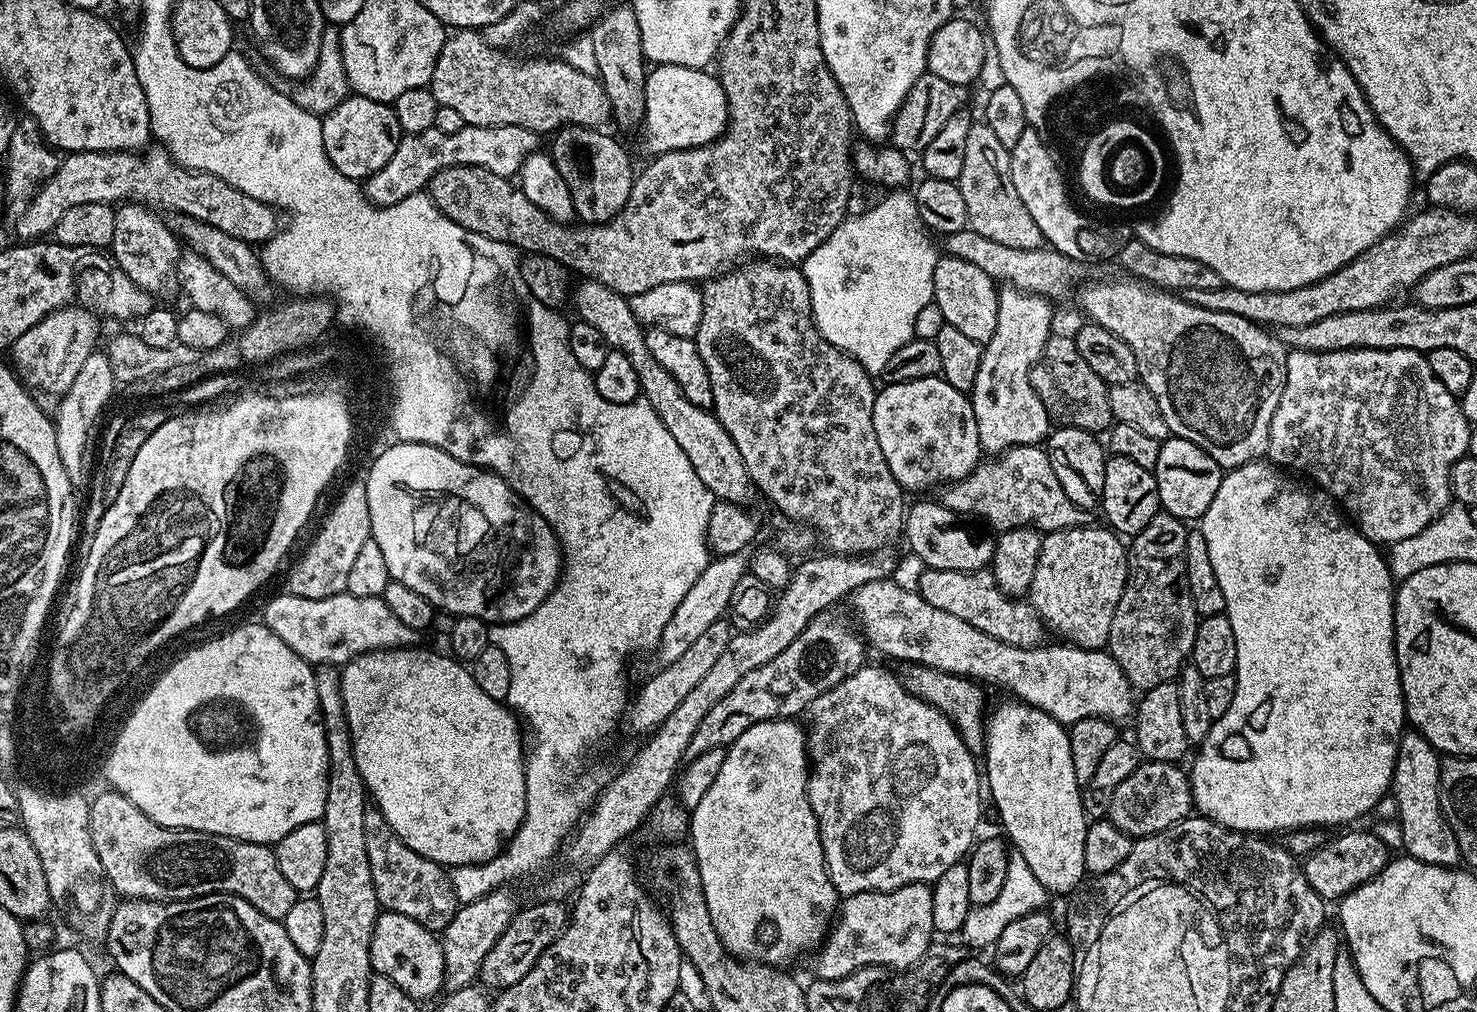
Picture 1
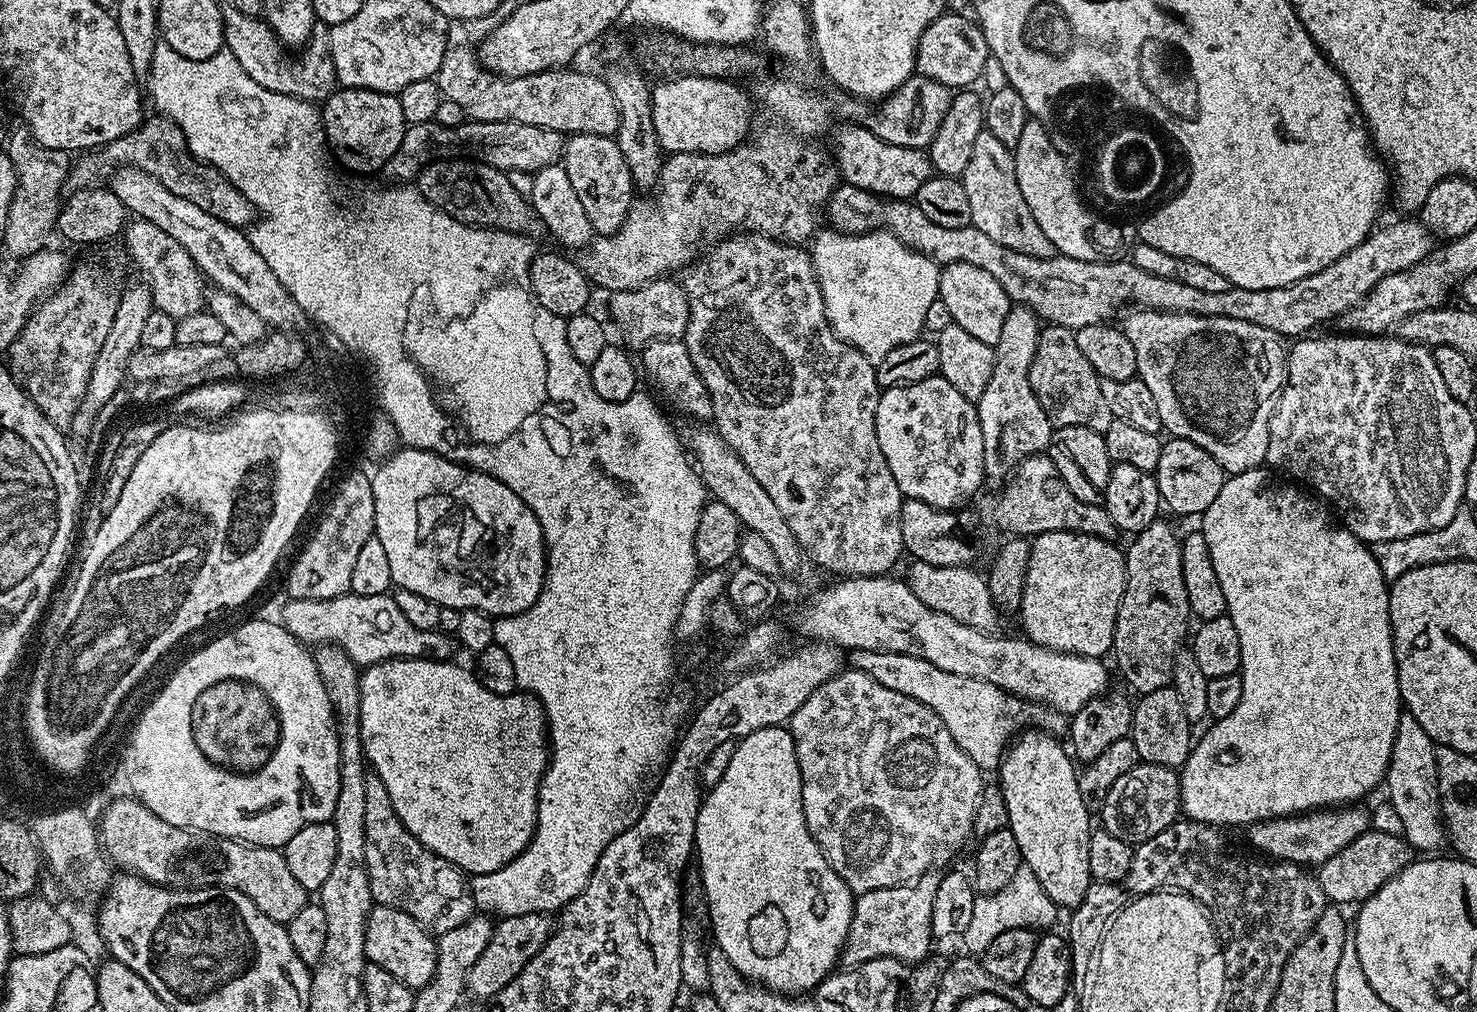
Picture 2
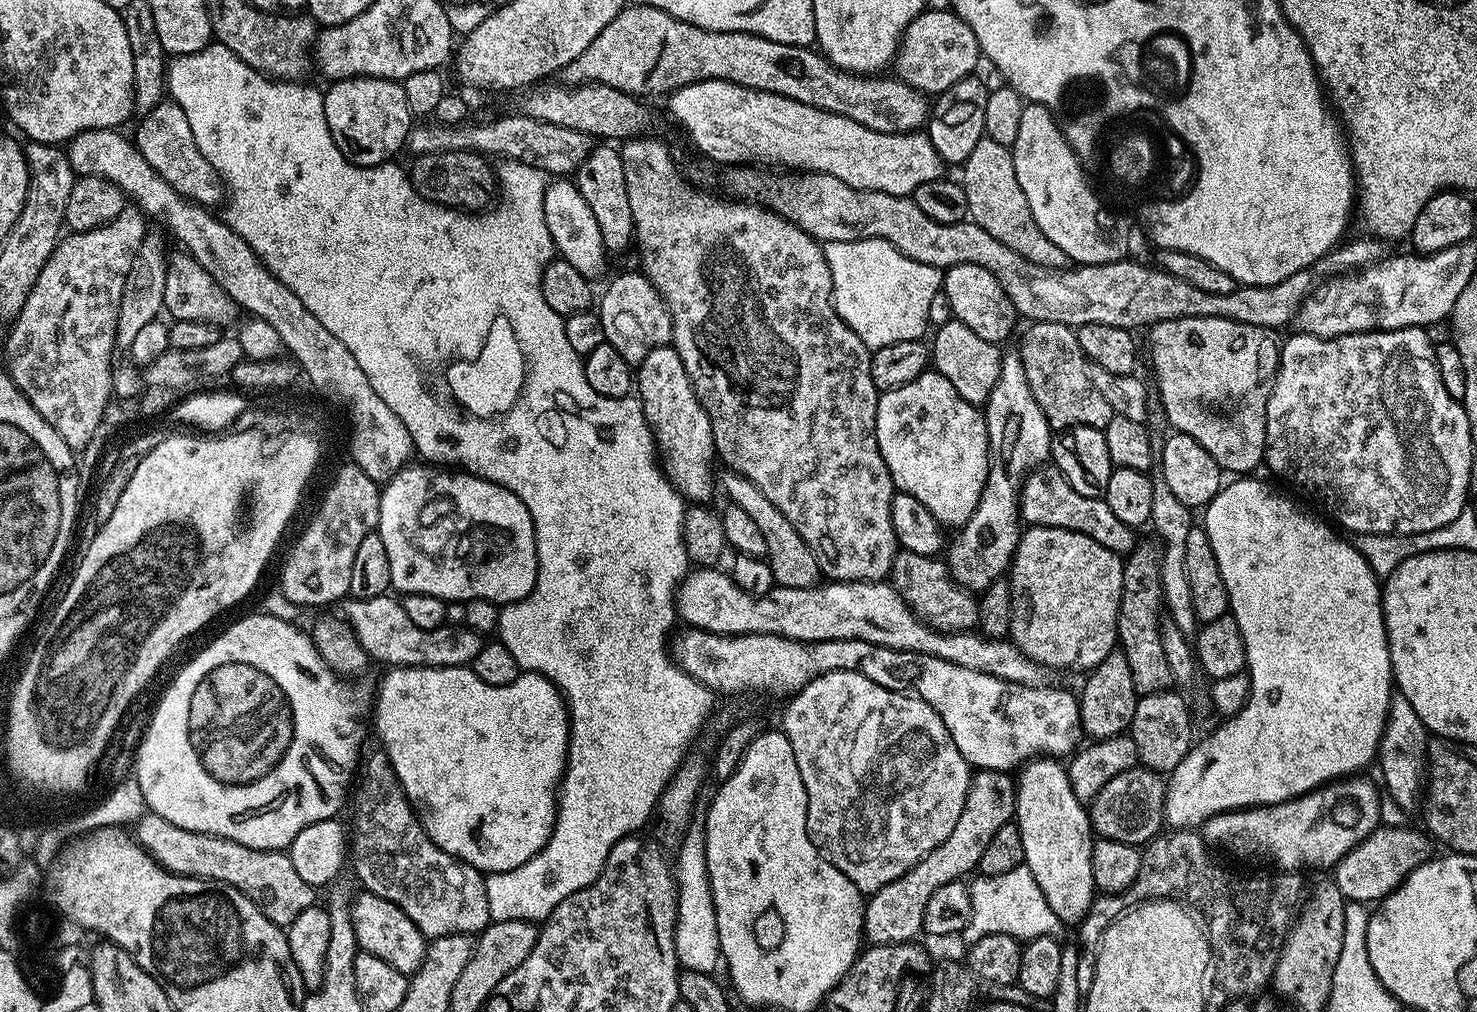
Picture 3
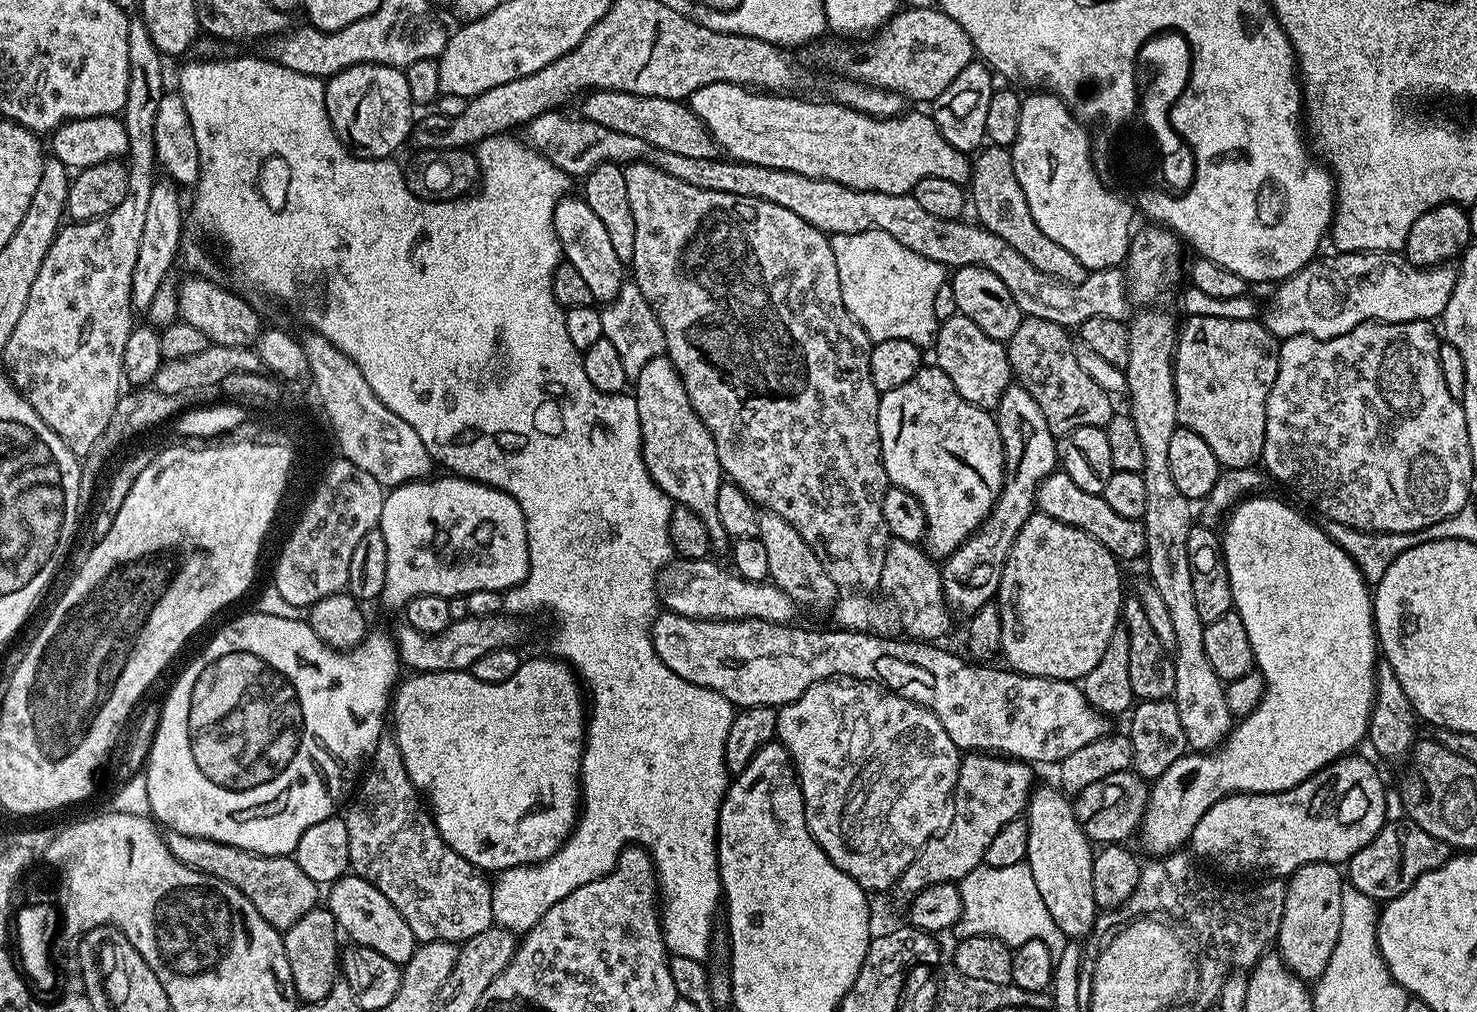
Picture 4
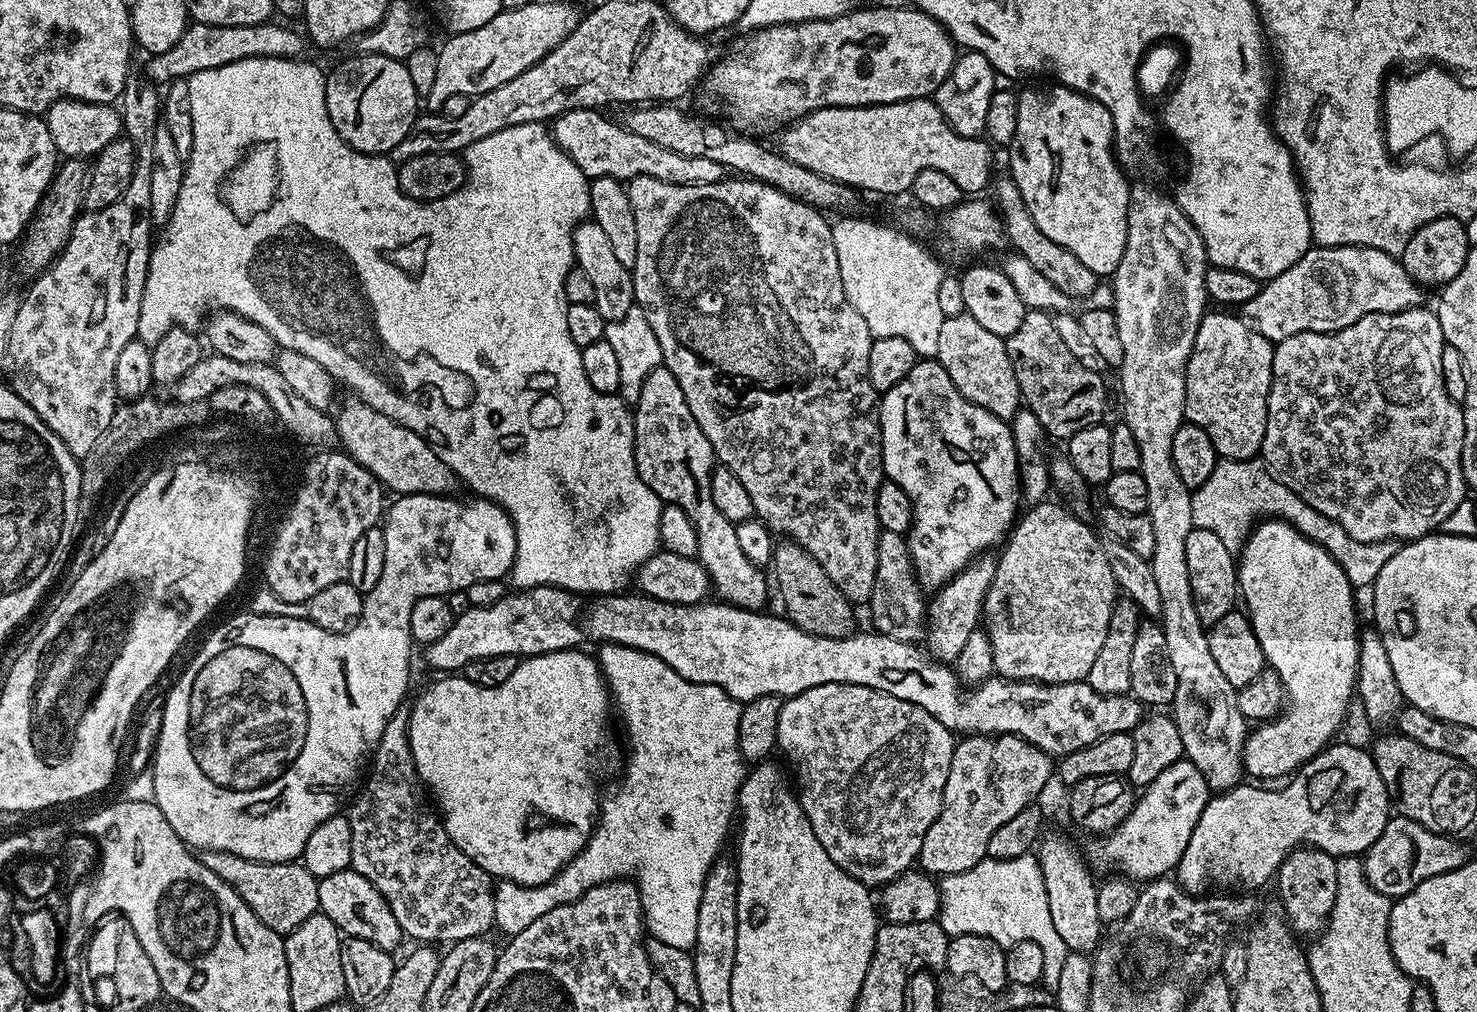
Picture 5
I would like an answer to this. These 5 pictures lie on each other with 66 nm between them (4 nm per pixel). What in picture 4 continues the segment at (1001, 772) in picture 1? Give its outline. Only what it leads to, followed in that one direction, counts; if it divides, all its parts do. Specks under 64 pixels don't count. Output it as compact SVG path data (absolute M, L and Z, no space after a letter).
M1037 787L1028 801L1026 819L1028 821L1028 858L1026 862L1034 874L1034 882L1038 885L1038 894L1042 894L1042 902L1046 902L1046 910L1050 910L1050 918L1054 918L1054 923L1058 926L1058 930L1062 930L1065 937L1076 938L1072 936L1090 935L1092 927L1096 924L1096 915L1098 915L1098 909L1094 902L1094 882L1092 881L1092 857L1094 855L1094 844L1088 839L1087 834L1084 833L1082 826L1078 822L1078 818L1075 816L1073 801L1069 799L1069 797L1065 796L1064 793L1060 791L1059 787Z

